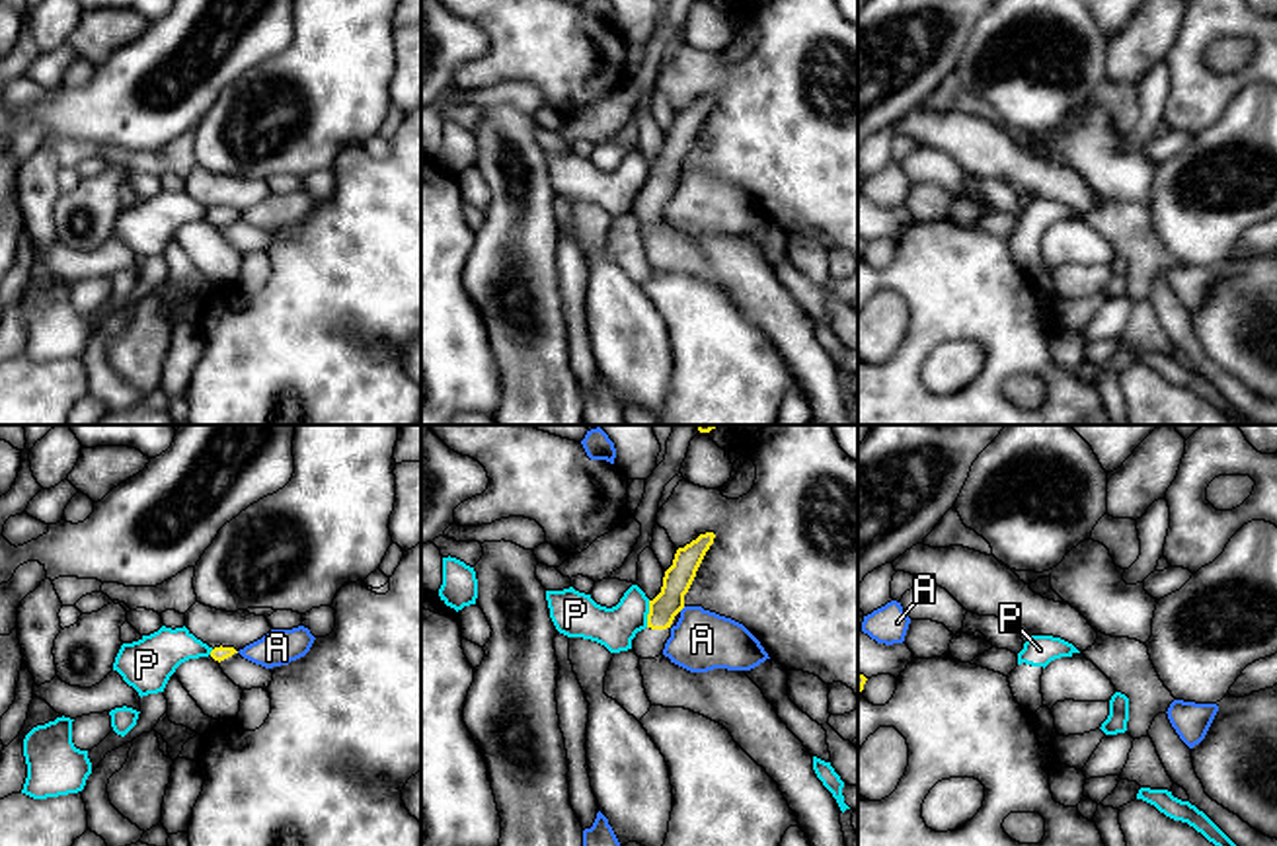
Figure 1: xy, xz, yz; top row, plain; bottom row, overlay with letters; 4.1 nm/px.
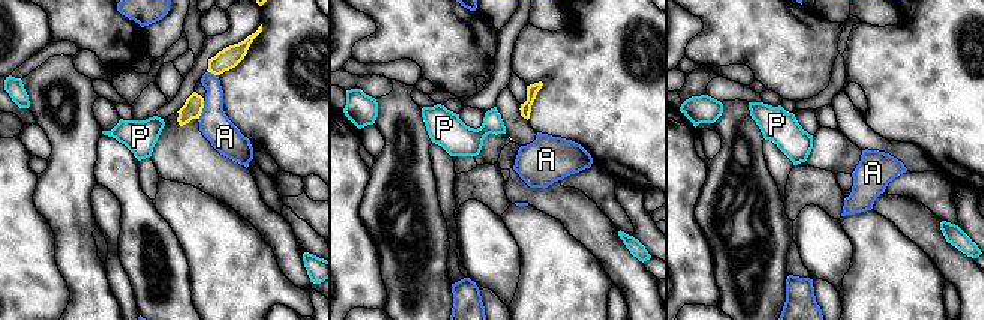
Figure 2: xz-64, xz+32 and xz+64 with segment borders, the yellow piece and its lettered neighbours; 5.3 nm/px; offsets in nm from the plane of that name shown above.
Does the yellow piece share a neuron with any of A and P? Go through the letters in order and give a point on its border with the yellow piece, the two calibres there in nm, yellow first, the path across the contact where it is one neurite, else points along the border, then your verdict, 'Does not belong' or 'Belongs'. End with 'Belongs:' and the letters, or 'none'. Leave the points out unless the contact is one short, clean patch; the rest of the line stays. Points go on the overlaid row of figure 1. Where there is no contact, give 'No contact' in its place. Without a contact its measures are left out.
A: Touches yellow at xz (681, 609). Thickness 120 nm (yellow) against 240 nm. Does not belong
P: Touches yellow at xz (648, 615). Thickness 120 nm (yellow) against 170 nm. Boundary: xz (650, 601), (646, 626). Does not belong
Belongs: none

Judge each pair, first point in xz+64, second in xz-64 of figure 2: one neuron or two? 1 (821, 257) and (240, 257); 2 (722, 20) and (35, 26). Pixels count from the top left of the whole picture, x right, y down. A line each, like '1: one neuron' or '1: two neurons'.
1: two neurons
2: two neurons

